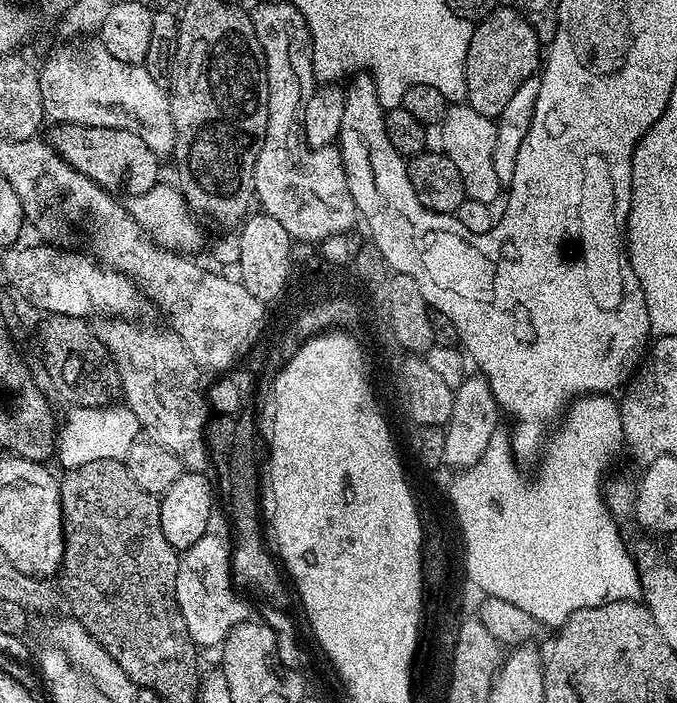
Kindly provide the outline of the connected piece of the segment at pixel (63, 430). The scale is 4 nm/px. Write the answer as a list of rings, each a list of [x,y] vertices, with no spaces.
[[[76,406],[71,410],[68,421],[63,421],[58,432],[58,460],[61,469],[67,470],[97,461],[100,458],[123,461],[130,446],[141,435],[142,429],[138,418],[128,407],[119,406]]]

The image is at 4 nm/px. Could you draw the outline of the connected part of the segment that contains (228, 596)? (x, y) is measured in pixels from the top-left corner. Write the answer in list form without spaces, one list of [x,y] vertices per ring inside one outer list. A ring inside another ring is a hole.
[[[209,534],[198,538],[198,542],[194,542],[194,546],[190,546],[180,556],[177,576],[177,610],[182,614],[189,638],[201,649],[212,648],[215,644],[216,647],[223,645],[224,640],[230,634],[230,630],[234,630],[234,626],[238,626],[244,620],[249,619],[250,612],[248,612],[247,606],[236,597],[232,584],[234,585],[234,573],[230,559],[230,548],[225,537],[223,540],[220,536]]]

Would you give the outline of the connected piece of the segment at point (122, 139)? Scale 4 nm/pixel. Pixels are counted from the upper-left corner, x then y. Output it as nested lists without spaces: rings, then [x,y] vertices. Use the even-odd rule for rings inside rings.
[[[59,124],[55,125],[50,137],[52,149],[58,153],[67,164],[74,166],[74,170],[78,170],[82,174],[86,174],[86,178],[90,178],[96,184],[101,184],[109,190],[116,190],[116,187],[124,180],[124,188],[128,191],[129,197],[138,194],[146,194],[155,184],[161,183],[160,164],[161,157],[154,154],[154,150],[150,150],[150,146],[146,146],[146,142],[142,142],[142,138],[135,130],[128,126],[118,128],[103,128],[102,126],[86,126],[85,124]]]

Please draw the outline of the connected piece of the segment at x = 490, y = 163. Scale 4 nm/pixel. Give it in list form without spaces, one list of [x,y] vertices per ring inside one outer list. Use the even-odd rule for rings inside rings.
[[[460,106],[449,107],[448,115],[439,125],[440,140],[444,143],[442,151],[450,158],[450,162],[454,162],[454,166],[458,166],[458,174],[462,174],[465,197],[469,200],[495,205],[502,196],[500,179],[494,174],[496,121],[493,117],[478,114],[478,110],[473,108],[468,108],[467,112],[463,107],[461,108]],[[463,111],[468,116],[464,116]]]

